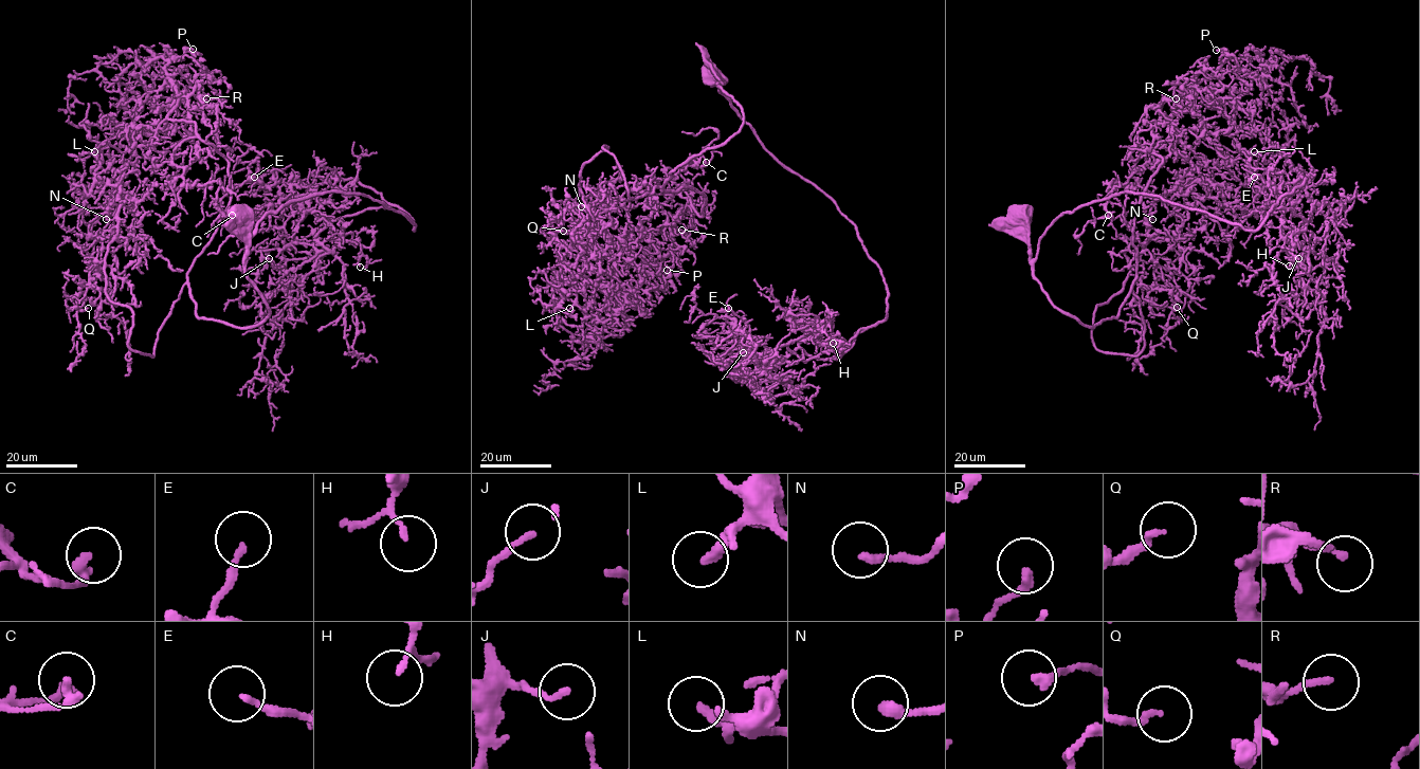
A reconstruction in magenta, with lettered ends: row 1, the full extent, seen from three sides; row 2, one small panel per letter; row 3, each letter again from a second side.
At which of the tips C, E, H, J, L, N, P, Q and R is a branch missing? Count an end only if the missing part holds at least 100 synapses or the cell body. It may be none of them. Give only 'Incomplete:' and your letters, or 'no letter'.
Incomplete: no letter

